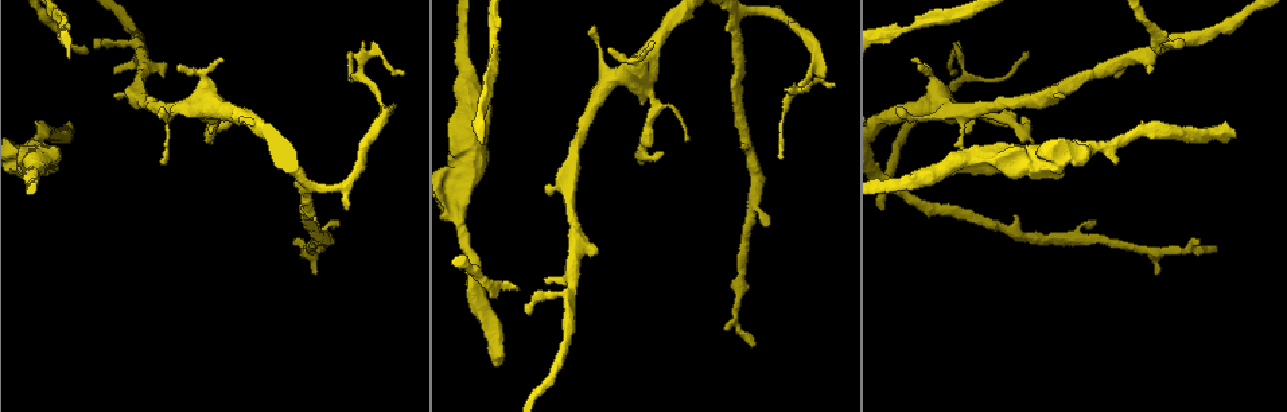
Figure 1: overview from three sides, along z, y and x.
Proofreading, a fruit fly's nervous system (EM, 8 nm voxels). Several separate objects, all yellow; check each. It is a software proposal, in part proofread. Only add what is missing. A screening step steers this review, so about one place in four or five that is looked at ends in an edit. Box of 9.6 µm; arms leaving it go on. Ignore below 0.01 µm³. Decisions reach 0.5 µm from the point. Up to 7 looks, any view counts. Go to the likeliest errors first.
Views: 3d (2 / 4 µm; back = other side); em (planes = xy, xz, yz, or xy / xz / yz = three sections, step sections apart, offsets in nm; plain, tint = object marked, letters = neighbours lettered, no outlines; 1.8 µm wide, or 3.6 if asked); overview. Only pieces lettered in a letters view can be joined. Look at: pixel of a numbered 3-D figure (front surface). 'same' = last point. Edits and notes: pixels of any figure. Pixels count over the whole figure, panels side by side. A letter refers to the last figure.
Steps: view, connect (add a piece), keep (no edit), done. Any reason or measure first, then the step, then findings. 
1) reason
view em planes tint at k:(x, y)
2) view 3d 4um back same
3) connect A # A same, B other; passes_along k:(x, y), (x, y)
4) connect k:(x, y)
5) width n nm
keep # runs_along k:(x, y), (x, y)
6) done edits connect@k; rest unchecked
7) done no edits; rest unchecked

stops while still wide
view 3d 2um back at 1:(495, 365)

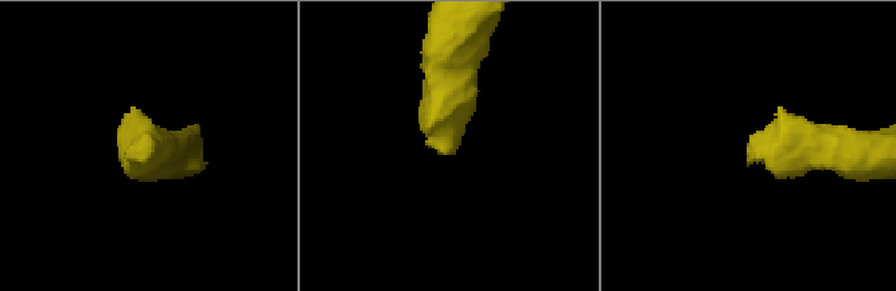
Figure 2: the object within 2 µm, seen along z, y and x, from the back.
now the EM
view em planes letters at 2:(145, 159)

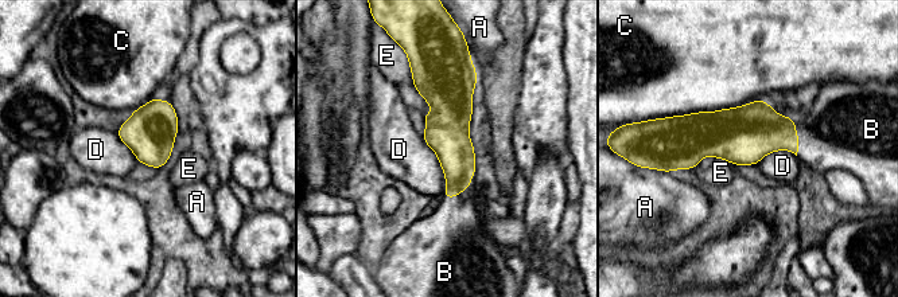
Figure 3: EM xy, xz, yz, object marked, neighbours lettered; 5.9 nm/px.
connect B # A other, B same, C other, D other, E other; passes_along 3:(757, 131), (797, 137), (838, 132); it goes on there

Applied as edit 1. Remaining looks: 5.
thin neck
view em planes letters at 1:(911, 30)

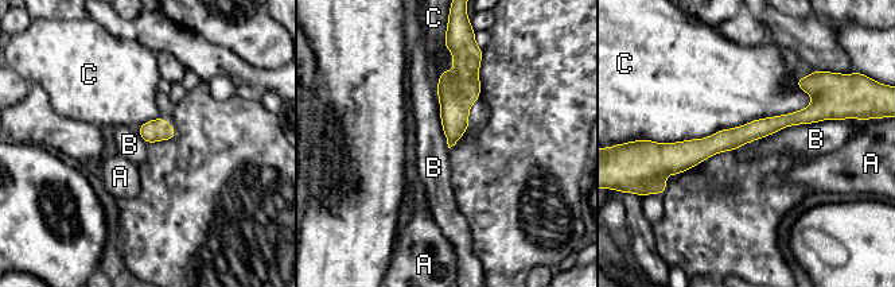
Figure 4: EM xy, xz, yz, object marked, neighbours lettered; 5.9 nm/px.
keep # A other, B other, C other; runs_along 4:(824, 113), (704, 148), (668, 148); none of them fits

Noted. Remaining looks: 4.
view em planes letters at 1:(1154, 270)

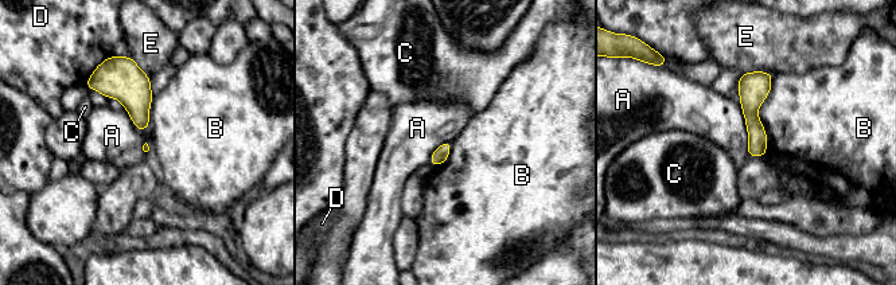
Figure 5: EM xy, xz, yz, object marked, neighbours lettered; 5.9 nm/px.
keep # A other, B other, C other, D other, E other; border 5:(739, 104), (747, 131), (745, 145); none of them fits

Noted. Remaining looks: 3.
done edits connect@3; rest unchecked

